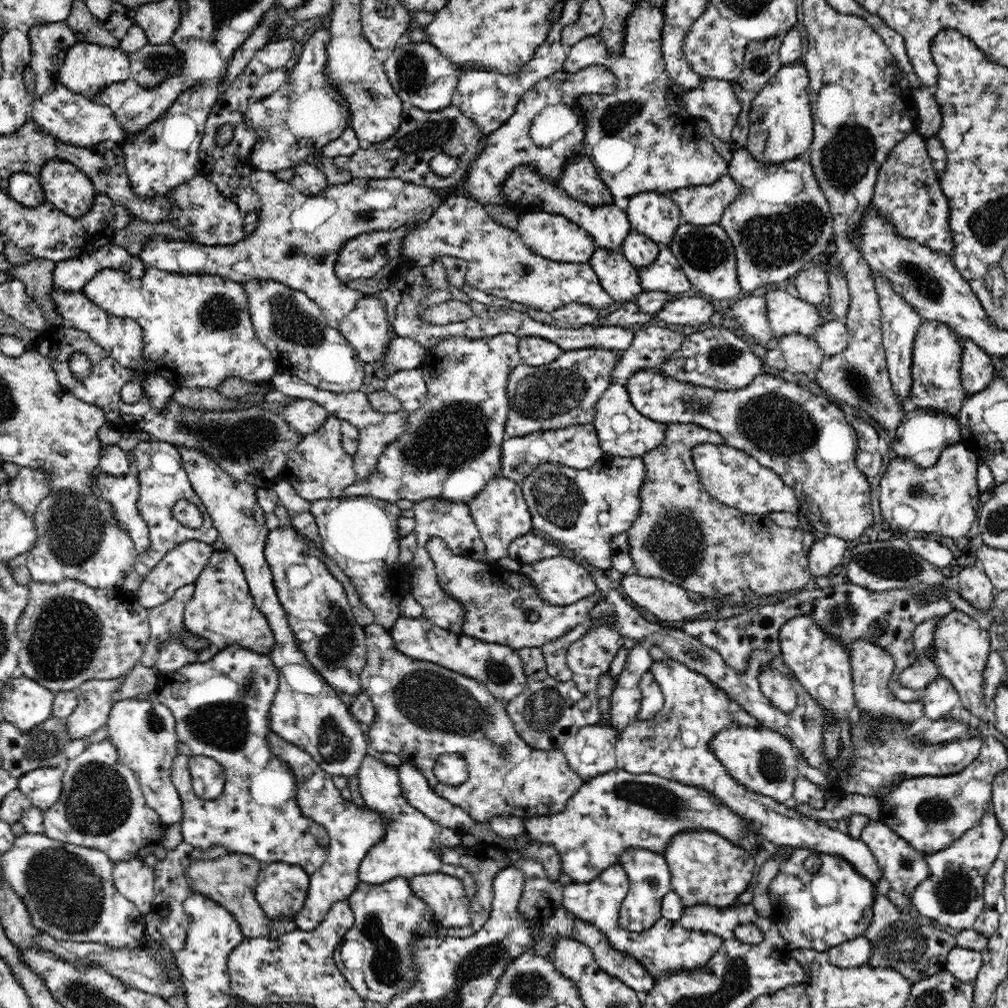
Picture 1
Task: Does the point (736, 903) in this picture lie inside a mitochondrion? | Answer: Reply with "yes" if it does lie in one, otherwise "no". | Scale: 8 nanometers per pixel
no

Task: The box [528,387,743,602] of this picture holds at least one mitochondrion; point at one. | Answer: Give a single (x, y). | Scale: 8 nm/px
(675, 541)

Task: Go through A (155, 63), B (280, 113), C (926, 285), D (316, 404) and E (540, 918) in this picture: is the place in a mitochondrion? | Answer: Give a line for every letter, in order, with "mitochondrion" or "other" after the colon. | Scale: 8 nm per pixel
A: mitochondrion
B: other
C: mitochondrion
D: other
E: other

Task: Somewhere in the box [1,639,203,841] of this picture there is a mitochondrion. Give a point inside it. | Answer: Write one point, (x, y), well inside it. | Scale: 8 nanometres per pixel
(99, 802)

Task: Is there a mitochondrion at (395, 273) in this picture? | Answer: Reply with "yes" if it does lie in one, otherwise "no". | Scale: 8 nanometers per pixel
no

